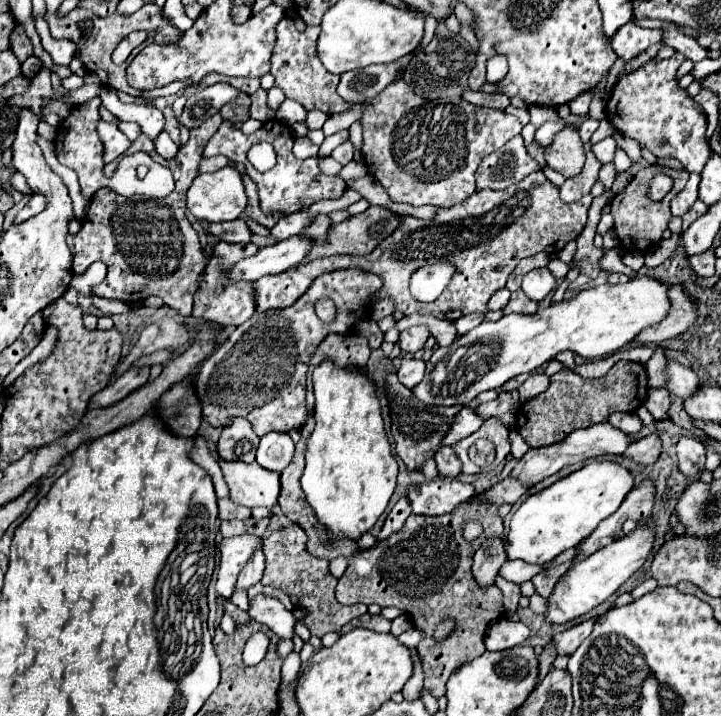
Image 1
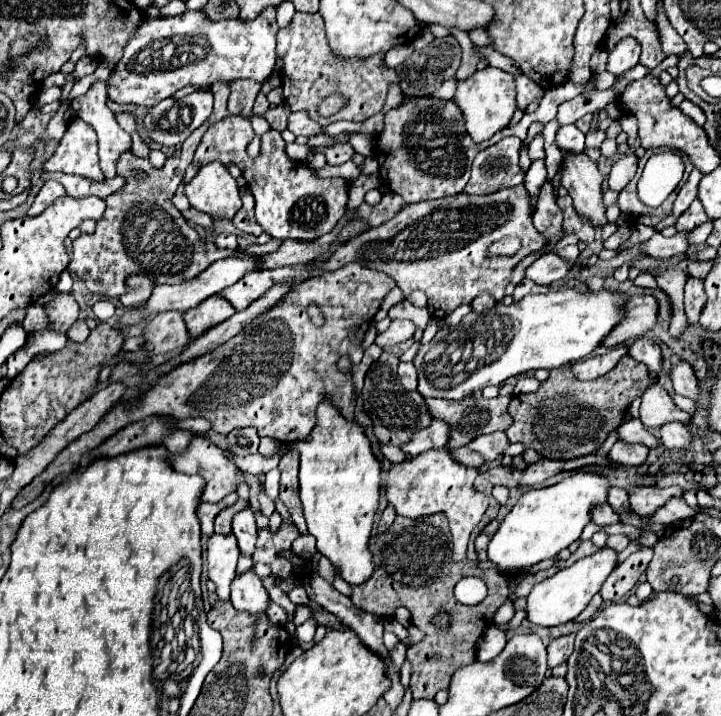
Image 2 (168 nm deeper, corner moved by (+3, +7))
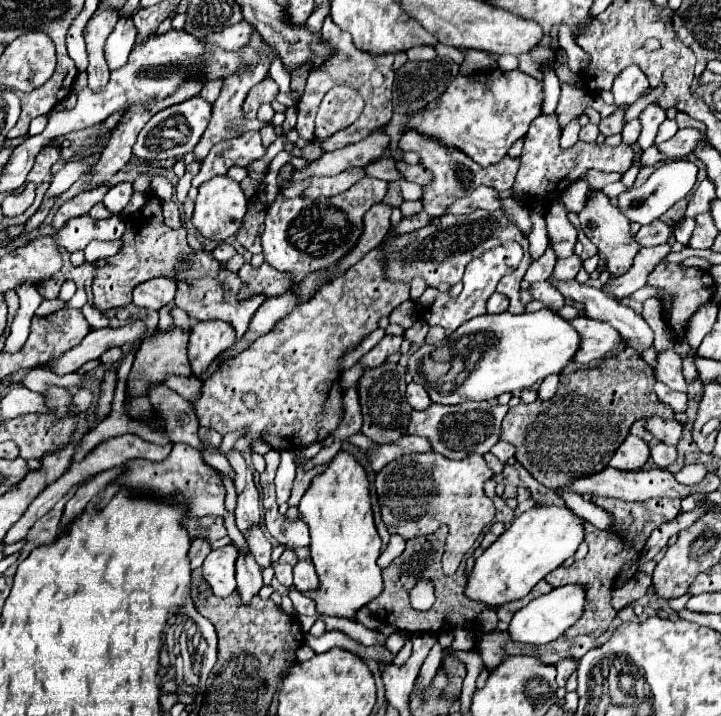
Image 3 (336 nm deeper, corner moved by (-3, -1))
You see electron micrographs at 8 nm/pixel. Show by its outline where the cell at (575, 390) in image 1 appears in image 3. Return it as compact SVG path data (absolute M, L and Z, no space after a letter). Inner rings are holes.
M626 346L624 350L608 356L596 368L560 374L558 392L550 400L546 402L536 400L532 404L520 402L518 406L510 408L502 422L500 440L506 440L516 446L516 460L546 488L566 486L572 480L602 472L608 466L612 454L618 450L618 446L626 440L630 426L636 420L650 418L650 416L662 416L662 418L674 416L672 408L658 400L654 392L654 382L656 380L654 380L652 368L638 356L634 348Z

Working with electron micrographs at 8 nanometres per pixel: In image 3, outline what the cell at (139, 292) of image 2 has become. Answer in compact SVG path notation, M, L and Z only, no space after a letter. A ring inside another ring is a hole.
M154 278L140 284L134 290L134 304L140 308L160 310L162 306L172 304L176 294L176 280L174 278Z

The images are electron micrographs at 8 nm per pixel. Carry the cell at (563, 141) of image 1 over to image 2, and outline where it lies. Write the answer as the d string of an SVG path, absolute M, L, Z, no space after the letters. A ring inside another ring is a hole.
M566 152L560 164L560 184L574 200L576 212L592 220L594 226L606 224L606 208L602 204L602 176L586 152Z

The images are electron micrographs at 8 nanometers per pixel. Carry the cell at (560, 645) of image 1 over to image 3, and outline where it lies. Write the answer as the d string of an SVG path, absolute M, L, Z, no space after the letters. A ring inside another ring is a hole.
M562 660L562 664L558 664L556 670L558 670L558 678L556 678L558 686L566 686L570 674L576 670L576 662L574 660Z

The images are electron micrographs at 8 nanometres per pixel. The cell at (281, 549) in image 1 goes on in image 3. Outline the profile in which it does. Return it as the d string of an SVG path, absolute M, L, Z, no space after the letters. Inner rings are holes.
M254 524L246 534L244 534L246 542L248 542L248 548L250 552L254 554L256 562L264 568L264 566L270 566L270 554L272 554L272 544L270 540L264 536L262 528L258 524Z

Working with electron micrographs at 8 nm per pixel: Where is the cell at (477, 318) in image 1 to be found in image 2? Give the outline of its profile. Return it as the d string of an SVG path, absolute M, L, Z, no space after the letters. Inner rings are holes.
M480 294L480 296L476 296L474 302L472 302L472 310L478 312L478 314L482 314L484 310L492 308L494 304L496 304L496 300L494 300L492 296L488 296L488 294Z

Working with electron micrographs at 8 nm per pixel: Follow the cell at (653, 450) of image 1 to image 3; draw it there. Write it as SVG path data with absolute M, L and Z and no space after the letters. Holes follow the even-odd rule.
M628 436L612 456L610 466L616 470L640 470L648 458L650 458L648 444L636 436Z

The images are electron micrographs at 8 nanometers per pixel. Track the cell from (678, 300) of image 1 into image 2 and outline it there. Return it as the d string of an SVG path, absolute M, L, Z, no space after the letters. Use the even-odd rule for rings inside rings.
M652 294L642 296L630 296L628 300L628 316L608 334L608 340L604 340L602 346L616 346L630 342L632 338L644 336L650 332L658 318L658 300Z

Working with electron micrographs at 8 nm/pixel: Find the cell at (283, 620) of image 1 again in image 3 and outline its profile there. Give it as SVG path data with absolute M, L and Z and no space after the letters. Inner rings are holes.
M238 548L238 558L236 558L236 582L238 582L238 594L242 596L242 602L250 602L258 590L264 586L260 566L256 564L252 552L242 552Z

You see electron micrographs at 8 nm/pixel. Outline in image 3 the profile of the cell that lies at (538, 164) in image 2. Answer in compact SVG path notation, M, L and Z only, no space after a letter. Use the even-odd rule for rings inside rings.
M530 212L532 216L532 232L528 236L530 242L530 258L538 260L546 248L548 248L548 236L546 236L546 222L544 222L544 212Z

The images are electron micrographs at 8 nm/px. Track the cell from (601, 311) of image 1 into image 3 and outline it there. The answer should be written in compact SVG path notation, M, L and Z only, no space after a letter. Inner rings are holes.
M548 308L524 314L484 314L462 324L440 344L420 346L408 360L408 372L416 384L422 384L428 390L432 402L480 402L496 398L502 392L530 388L550 374L560 374L560 370L572 362L578 342L580 338L574 334L574 328ZM458 360L468 360L468 374L464 376L462 372L460 376L464 380L460 382L456 372Z

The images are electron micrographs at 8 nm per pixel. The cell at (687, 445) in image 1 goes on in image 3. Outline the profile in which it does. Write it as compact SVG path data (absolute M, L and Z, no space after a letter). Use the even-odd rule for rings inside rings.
M650 416L650 418L646 420L644 428L646 428L656 440L660 440L660 442L664 442L664 444L676 446L676 444L680 442L680 438L682 438L682 424L680 424L678 420L674 420L674 418L664 420L664 418L660 418L660 416Z

